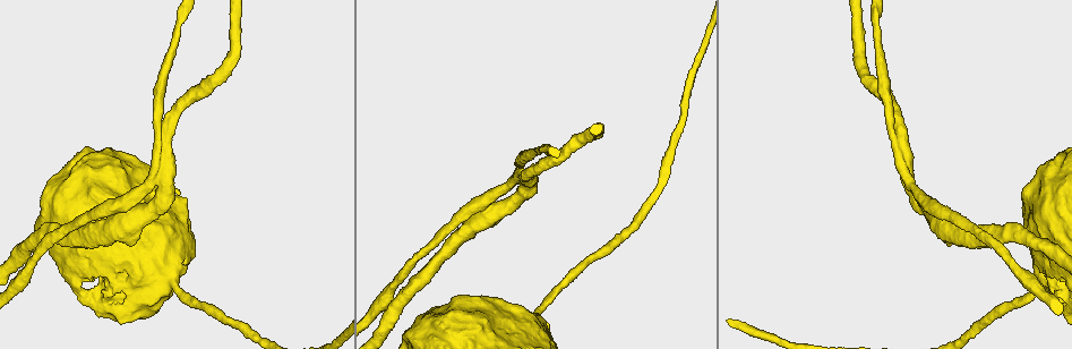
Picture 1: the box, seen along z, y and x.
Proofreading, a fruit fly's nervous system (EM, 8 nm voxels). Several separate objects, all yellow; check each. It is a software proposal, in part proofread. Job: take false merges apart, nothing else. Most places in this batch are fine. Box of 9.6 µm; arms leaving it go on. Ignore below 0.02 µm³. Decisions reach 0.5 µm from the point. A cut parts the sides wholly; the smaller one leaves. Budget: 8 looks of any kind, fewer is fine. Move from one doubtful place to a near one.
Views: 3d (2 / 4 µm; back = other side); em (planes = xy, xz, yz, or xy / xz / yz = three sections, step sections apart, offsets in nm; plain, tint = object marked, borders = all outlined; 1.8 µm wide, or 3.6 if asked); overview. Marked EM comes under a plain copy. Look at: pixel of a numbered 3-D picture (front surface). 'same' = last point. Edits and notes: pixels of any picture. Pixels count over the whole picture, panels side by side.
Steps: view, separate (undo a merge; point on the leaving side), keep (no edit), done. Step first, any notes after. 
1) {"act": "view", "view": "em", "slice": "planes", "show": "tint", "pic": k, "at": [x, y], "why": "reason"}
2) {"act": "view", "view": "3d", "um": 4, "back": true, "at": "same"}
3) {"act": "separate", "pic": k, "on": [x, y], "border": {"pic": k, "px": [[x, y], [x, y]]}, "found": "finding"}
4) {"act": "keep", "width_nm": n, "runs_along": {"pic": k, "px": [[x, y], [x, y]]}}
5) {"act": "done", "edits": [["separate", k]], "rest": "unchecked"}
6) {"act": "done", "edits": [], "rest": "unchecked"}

{"act": "view", "view": "em", "slice": "yz", "step": 16, "show": "tint", "pic": 1, "at": [79, 234], "why": "closes a loop"}

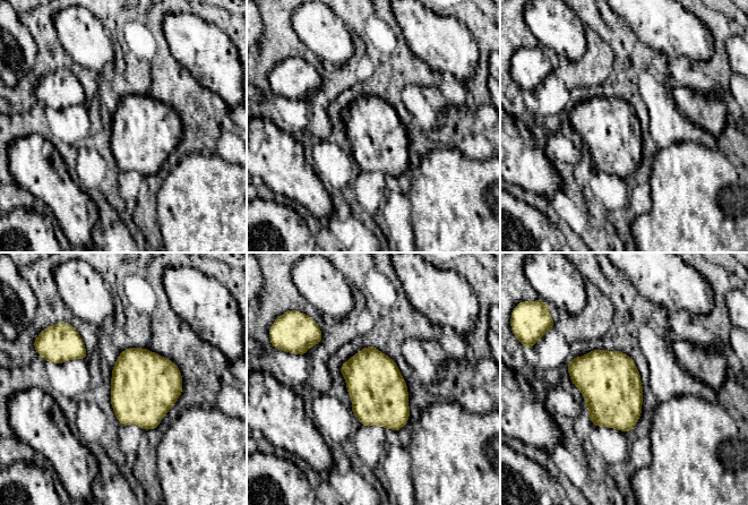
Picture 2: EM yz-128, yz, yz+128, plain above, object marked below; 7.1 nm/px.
{"act": "keep", "found": "continuous, no second neuron"}

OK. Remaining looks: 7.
{"act": "view", "view": "em", "slice": "planes", "show": "tint", "pic": 1, "at": [526, 174], "why": "three arms meet"}

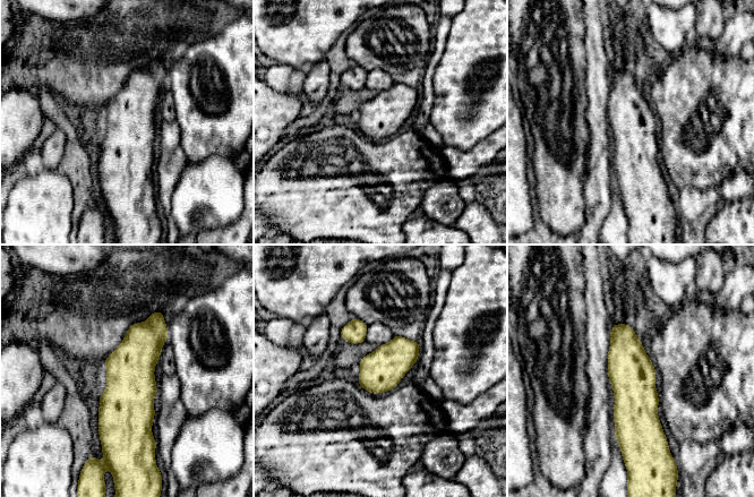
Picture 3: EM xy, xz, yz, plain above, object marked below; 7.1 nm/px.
{"act": "keep", "width_nm": 300, "found": "continuous, no second neuron"}

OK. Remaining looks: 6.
{"act": "view", "view": "3d", "um": 4, "pic": 1, "at": [119, 209], "why": "calibre changes"}

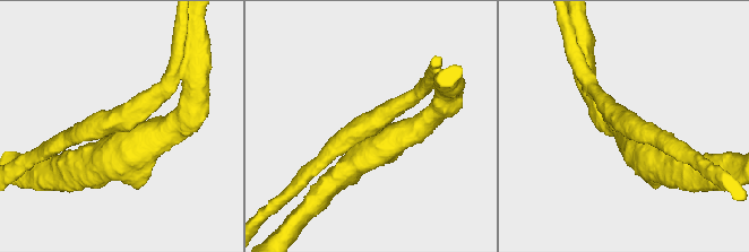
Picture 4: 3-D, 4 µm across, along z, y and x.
{"act": "view", "view": "em", "um": 3.6, "slice": "xz", "step": 8, "show": "tint", "pic": 4, "at": [631, 125], "arms": 4}

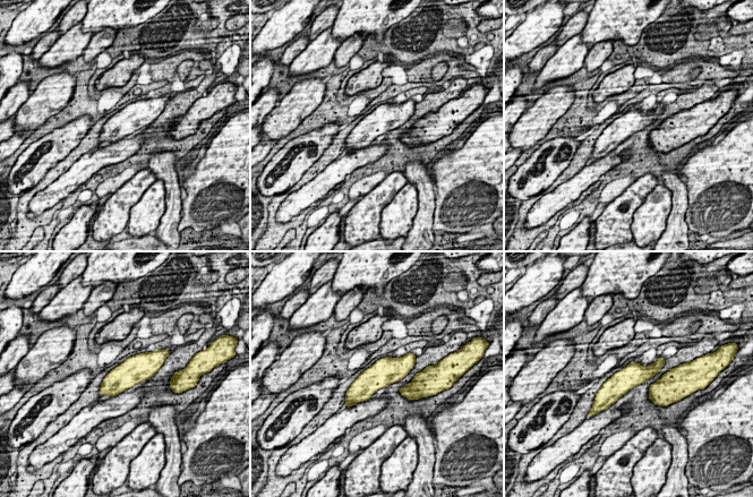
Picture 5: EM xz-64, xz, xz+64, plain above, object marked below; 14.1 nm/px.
{"act": "view", "view": "em", "um": 3.6, "slice": "planes", "show": "borders", "at": "same"}

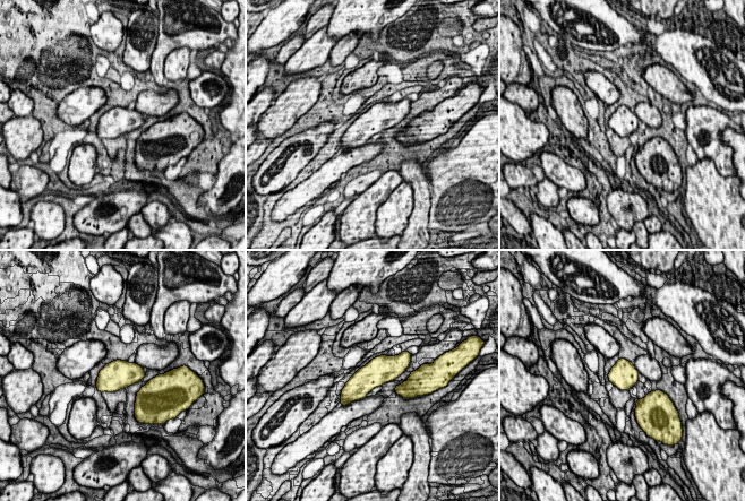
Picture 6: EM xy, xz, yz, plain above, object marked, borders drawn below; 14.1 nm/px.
{"act": "keep", "found": "continuous, no second neuron"}

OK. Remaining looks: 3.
{"act": "done", "edits": [], "rest": "unchecked"}

